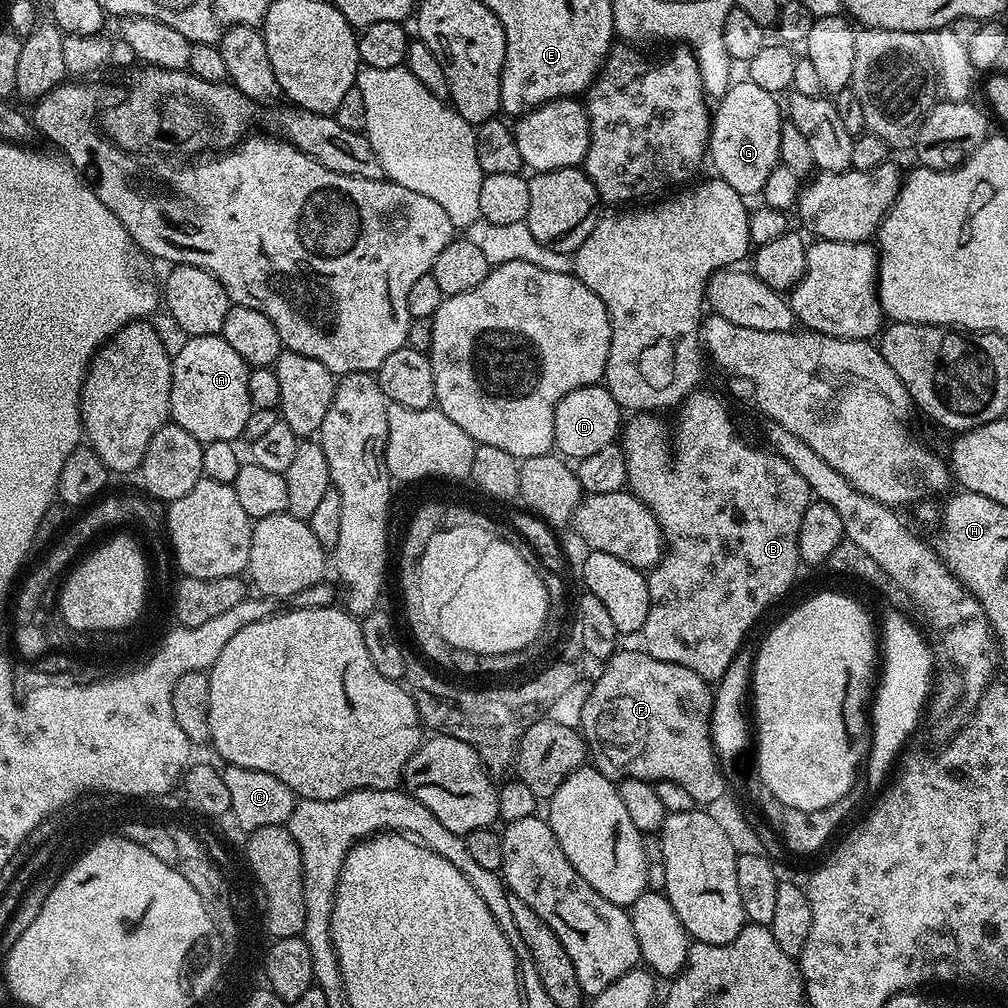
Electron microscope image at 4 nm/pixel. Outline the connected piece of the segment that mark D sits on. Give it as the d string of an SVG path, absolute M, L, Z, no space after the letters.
M603 383L587 384L578 390L570 390L558 402L554 410L554 448L561 457L572 462L590 458L590 454L598 454L598 450L606 450L606 446L617 443L622 432L622 409L614 402L614 394Z

